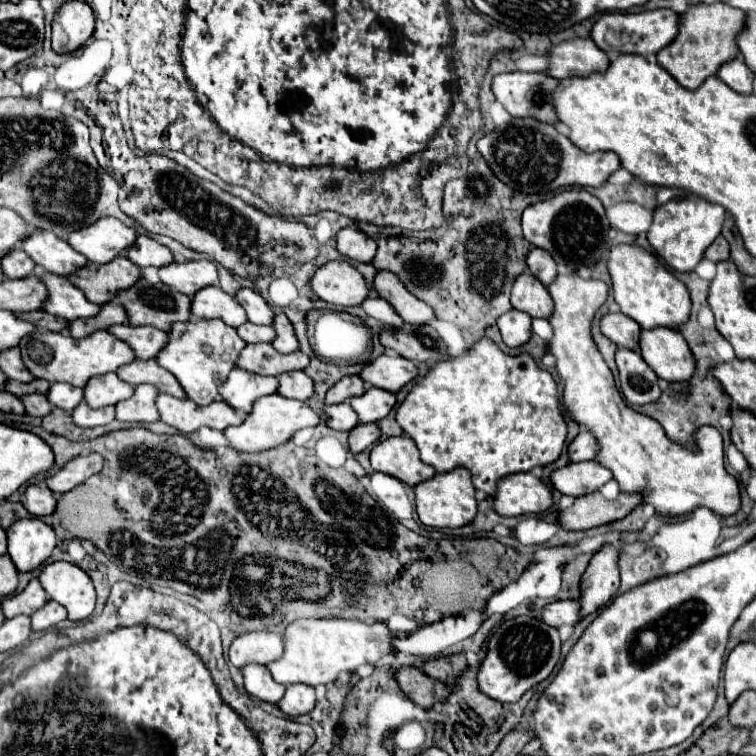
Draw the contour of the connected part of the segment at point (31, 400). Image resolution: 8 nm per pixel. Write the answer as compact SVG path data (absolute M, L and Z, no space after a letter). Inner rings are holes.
M39 393L23 395L21 403L23 403L27 415L33 415L33 417L43 417L43 415L47 415L53 409L53 405L47 401L47 397L39 395Z

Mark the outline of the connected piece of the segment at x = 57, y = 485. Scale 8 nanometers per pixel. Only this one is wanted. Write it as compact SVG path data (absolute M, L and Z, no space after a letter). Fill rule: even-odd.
M99 453L75 457L61 471L57 471L55 475L49 475L45 483L53 493L63 495L73 487L81 485L83 481L87 481L91 475L97 475L101 469L103 469L103 457Z

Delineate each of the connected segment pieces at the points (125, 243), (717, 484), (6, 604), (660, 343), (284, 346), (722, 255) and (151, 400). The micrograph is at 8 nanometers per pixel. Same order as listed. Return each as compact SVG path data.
M103 217L101 221L95 221L93 225L87 225L83 229L71 231L67 241L69 241L69 245L75 251L79 251L81 255L85 255L89 263L107 263L113 257L121 255L127 247L131 247L133 241L135 241L135 237L137 237L137 233L131 227L123 225L119 219L115 219L115 217Z
M561 273L549 285L549 293L555 301L555 313L549 319L553 329L555 329L555 335L549 341L549 351L555 355L557 373L565 383L563 407L567 409L569 417L575 423L583 425L597 439L597 457L595 457L597 463L601 463L603 467L607 467L613 473L613 479L619 483L619 489L623 493L639 493L643 497L643 503L651 503L655 507L655 511L663 517L665 515L669 515L669 517L685 515L685 513L691 513L697 507L707 507L721 517L735 515L741 509L739 481L733 475L729 475L727 469L725 469L721 433L715 427L699 429L699 433L695 435L699 451L691 453L691 451L683 449L681 445L673 443L671 439L667 439L667 435L663 433L663 427L655 419L631 409L627 405L627 401L623 399L623 395L617 391L613 373L607 367L607 363L603 361L603 355L599 353L599 349L593 341L593 335L591 335L591 325L593 325L595 313L605 303L605 299L609 295L607 283L595 281L595 279L585 281L577 273Z
M31 579L29 585L11 597L7 597L1 603L1 609L7 619L13 619L17 615L33 615L37 609L41 609L49 601L45 589L41 587L39 579Z
M675 329L641 331L641 357L657 373L659 379L669 383L689 381L695 373L695 357L687 349L687 341Z
M277 311L275 319L273 319L273 329L277 333L277 337L271 341L271 345L279 351L279 353L291 353L299 347L297 339L295 339L295 331L293 325L289 323L289 319L285 317L285 313Z
M721 235L707 247L707 251L705 251L705 257L707 259L711 259L711 261L727 261L729 259L729 243L727 243L727 239L723 239Z
M137 385L135 393L115 405L115 419L129 423L151 423L159 419L155 407L155 395L159 391L153 385Z

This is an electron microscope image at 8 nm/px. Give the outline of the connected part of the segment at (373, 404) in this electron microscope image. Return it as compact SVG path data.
M371 387L363 395L351 397L349 405L355 409L361 423L375 423L375 421L383 419L393 409L395 401L397 399L395 399L393 393Z

